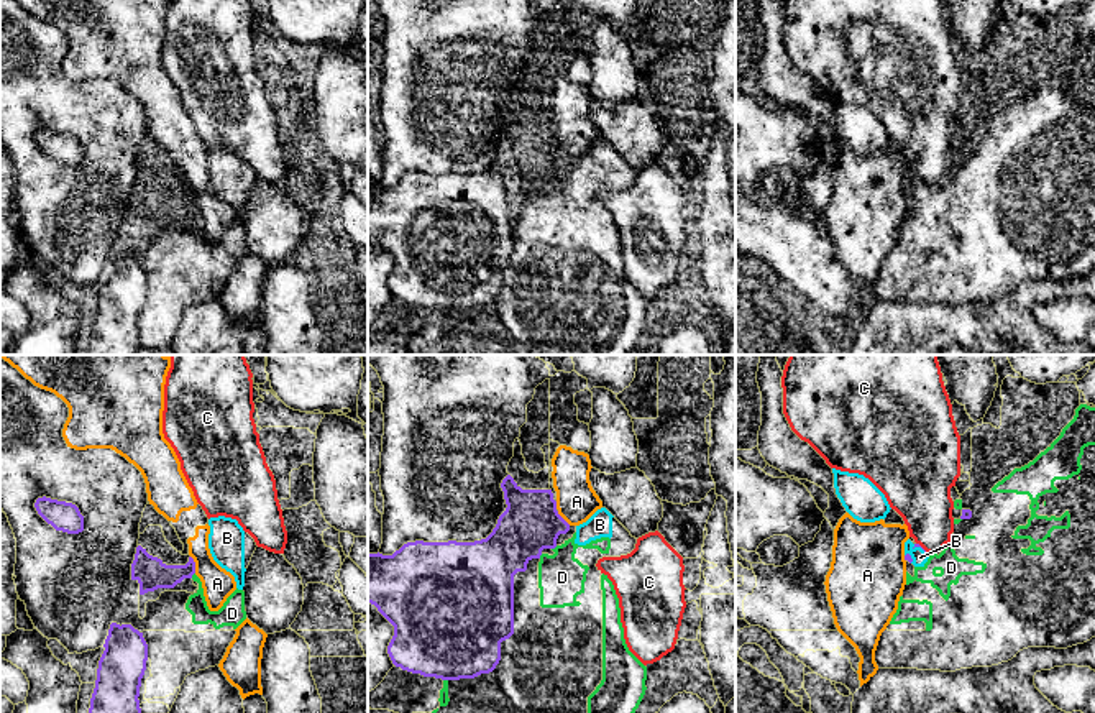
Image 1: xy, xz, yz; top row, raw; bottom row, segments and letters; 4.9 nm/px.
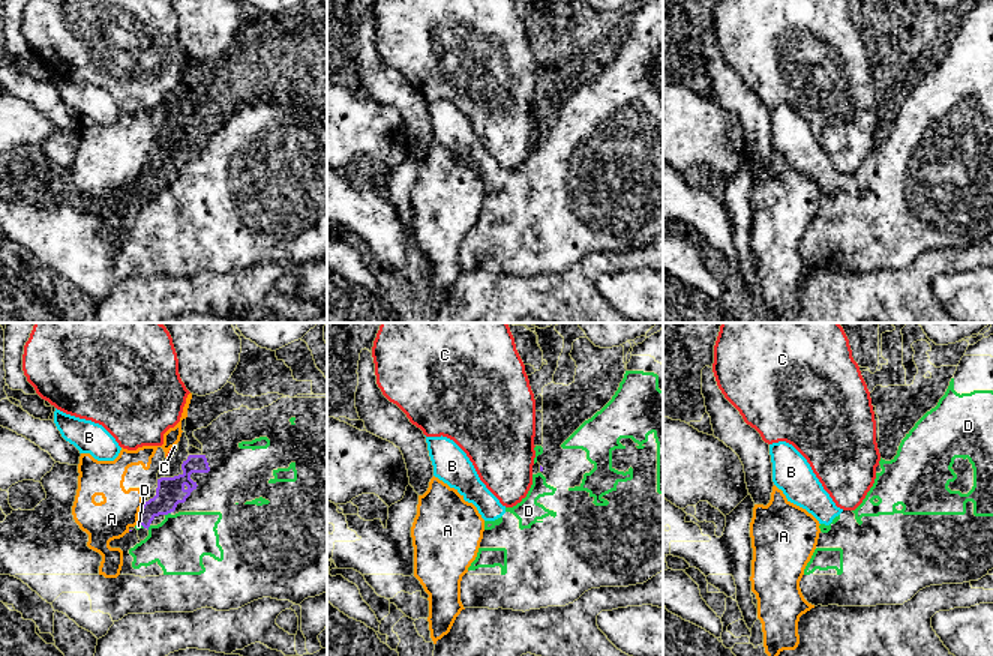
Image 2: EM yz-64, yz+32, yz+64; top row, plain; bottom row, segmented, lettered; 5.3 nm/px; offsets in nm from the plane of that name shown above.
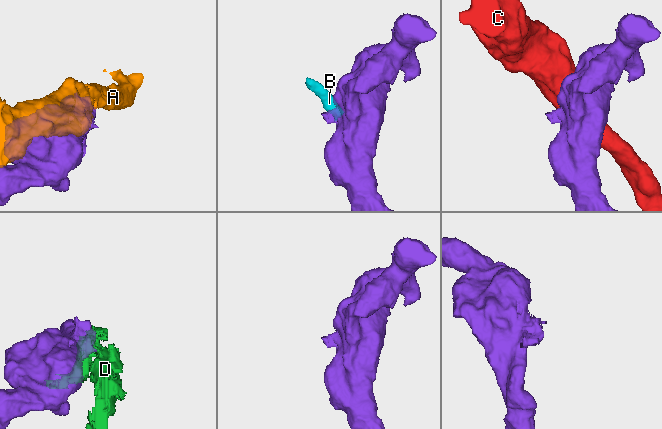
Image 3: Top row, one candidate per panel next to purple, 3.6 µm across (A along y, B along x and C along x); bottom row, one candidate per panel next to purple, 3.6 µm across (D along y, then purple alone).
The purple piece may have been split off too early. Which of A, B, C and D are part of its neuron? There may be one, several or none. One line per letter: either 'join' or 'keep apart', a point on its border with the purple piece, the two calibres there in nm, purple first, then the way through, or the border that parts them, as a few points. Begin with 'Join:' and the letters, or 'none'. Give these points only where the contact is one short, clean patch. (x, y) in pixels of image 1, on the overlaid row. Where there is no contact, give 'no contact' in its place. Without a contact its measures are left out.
Join: none
A: keep apart; contact xy (194, 564); calibres 160 and 150 nm
B: keep apart; contact yz (921, 547); calibres 20 and 80 nm; border yz (913, 544), (928, 556)
C: keep apart; contact yz (923, 549); calibres 20 and 280 nm; border yz (916, 542), (931, 554)
D: keep apart; contact xy (192, 574); calibres 160 and 100 nm

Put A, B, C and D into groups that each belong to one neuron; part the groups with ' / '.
A / B D / C

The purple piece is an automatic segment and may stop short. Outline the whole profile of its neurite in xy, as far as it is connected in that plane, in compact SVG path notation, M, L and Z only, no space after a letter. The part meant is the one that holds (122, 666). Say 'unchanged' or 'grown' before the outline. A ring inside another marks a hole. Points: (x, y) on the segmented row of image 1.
unchanged; M112 623L103 647L89 713L141 713L138 697L148 660L143 632Z

